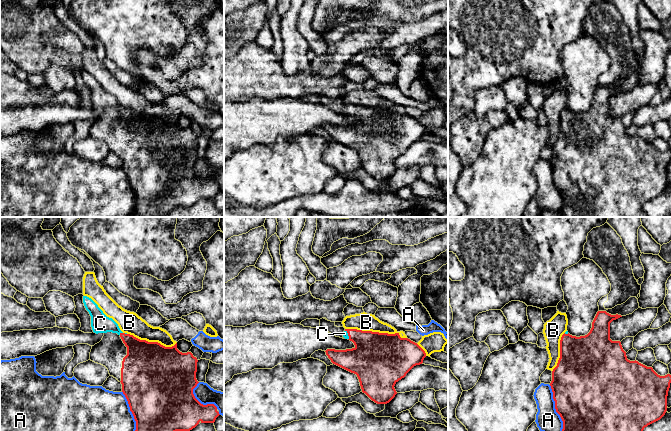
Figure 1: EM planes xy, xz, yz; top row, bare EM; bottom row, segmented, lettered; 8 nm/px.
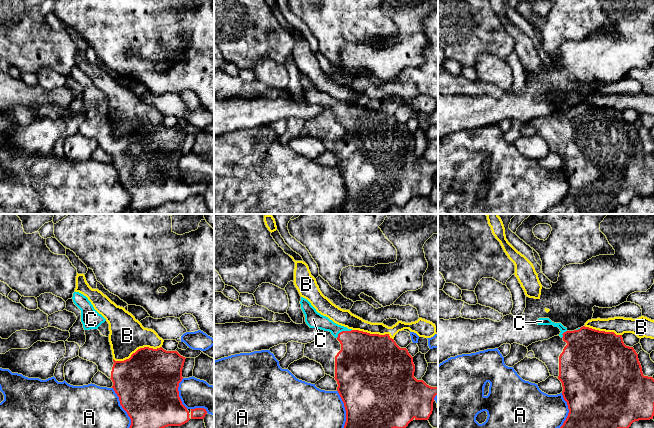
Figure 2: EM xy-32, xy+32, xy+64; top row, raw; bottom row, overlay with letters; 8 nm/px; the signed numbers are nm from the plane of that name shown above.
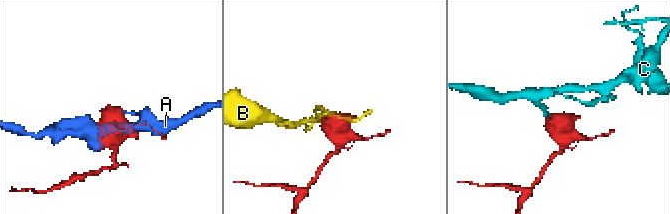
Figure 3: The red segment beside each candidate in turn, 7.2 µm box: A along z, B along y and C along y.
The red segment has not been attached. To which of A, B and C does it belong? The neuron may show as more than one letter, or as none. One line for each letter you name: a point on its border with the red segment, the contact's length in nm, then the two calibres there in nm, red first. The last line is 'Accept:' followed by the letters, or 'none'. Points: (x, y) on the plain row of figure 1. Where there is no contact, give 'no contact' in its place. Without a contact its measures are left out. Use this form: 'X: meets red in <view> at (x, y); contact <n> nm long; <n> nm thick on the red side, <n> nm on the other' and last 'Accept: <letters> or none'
C: meets red in xy at (120, 109); contact 40 nm long; 240 nm thick on the red side, 160 nm on the other
Accept: C

